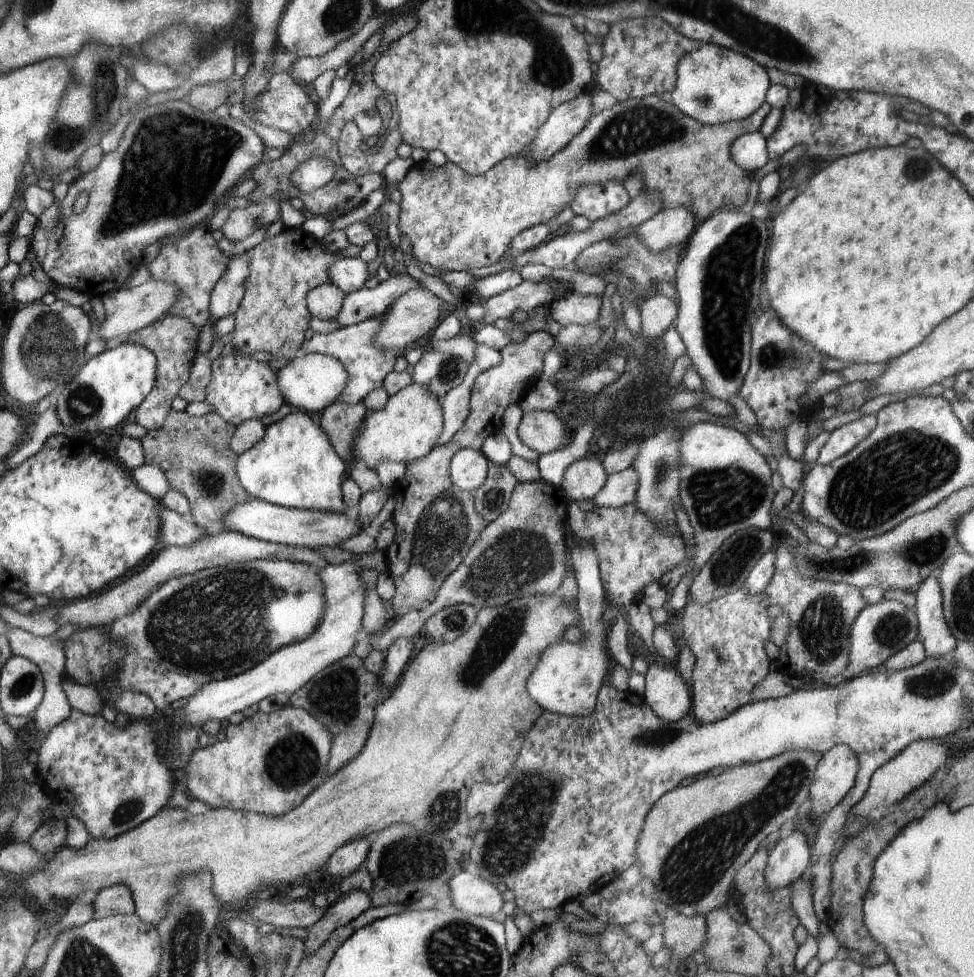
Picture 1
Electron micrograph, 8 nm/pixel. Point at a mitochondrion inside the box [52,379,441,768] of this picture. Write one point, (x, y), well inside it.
(185, 632)

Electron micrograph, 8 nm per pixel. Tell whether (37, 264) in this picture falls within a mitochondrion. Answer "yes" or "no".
no

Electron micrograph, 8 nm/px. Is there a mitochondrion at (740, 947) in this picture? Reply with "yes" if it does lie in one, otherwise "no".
yes

